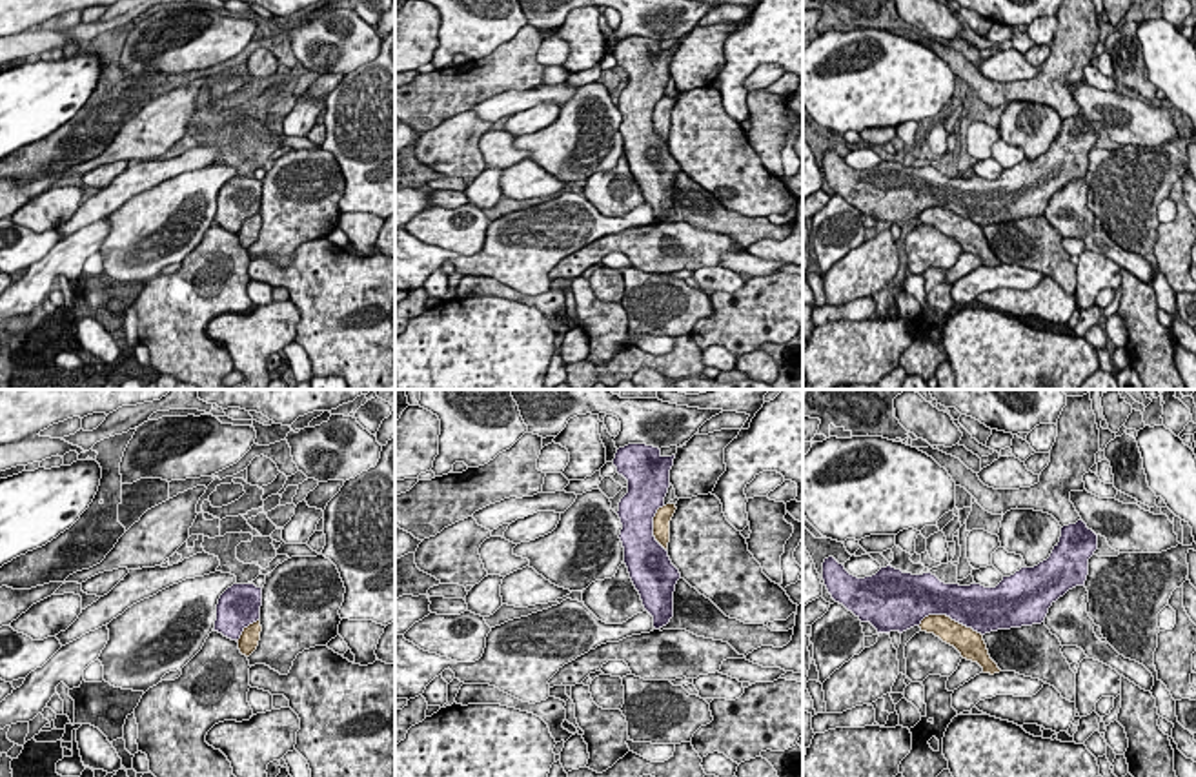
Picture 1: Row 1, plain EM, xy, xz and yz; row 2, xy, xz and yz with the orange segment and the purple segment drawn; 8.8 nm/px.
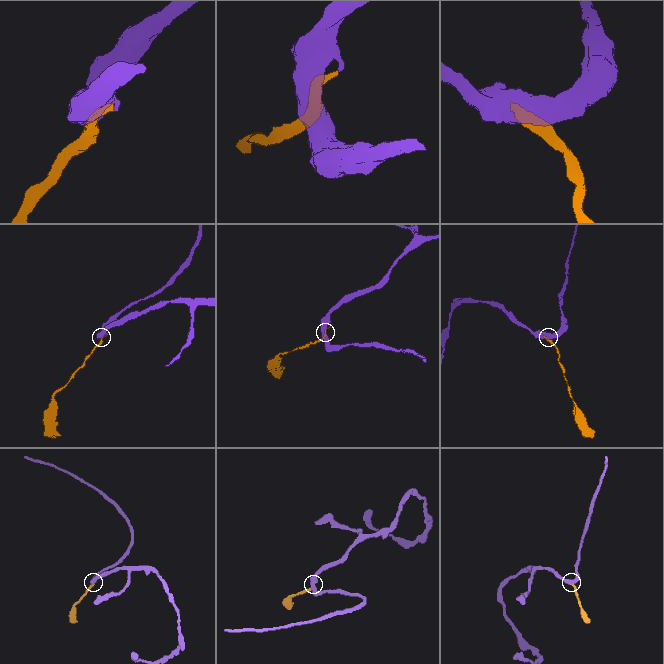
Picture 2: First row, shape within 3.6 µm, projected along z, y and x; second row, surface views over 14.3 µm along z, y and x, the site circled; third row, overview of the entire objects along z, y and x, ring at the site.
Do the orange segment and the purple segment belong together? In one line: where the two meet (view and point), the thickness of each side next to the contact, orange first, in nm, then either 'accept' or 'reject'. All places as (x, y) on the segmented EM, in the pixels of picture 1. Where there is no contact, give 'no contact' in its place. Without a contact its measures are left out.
yz (949, 617) | 220/380 nm | accept

